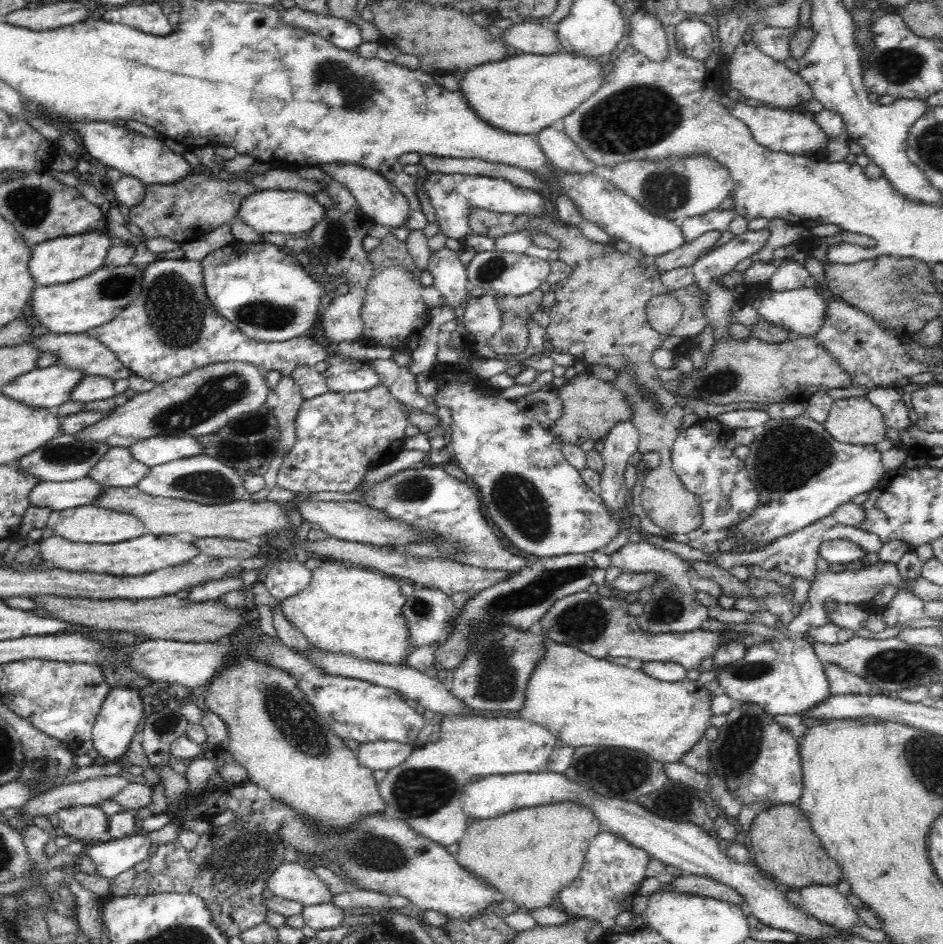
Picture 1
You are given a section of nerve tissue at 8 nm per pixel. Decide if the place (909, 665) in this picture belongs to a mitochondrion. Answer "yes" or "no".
yes

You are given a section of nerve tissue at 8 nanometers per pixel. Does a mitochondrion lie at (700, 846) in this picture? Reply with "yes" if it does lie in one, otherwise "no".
no

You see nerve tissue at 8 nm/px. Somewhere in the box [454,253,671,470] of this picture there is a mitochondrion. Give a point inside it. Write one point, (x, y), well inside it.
(628, 365)

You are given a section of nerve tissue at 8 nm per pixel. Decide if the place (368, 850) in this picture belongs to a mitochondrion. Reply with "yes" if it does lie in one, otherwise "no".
yes

